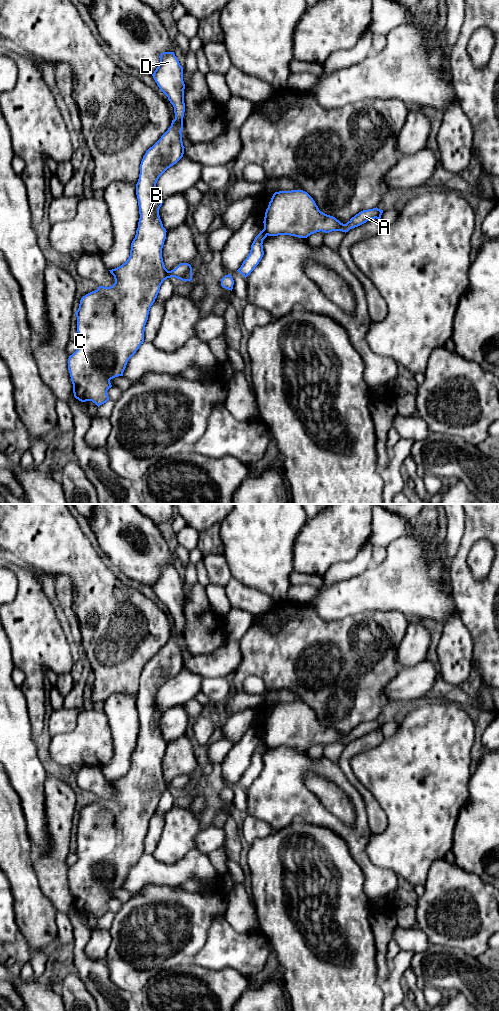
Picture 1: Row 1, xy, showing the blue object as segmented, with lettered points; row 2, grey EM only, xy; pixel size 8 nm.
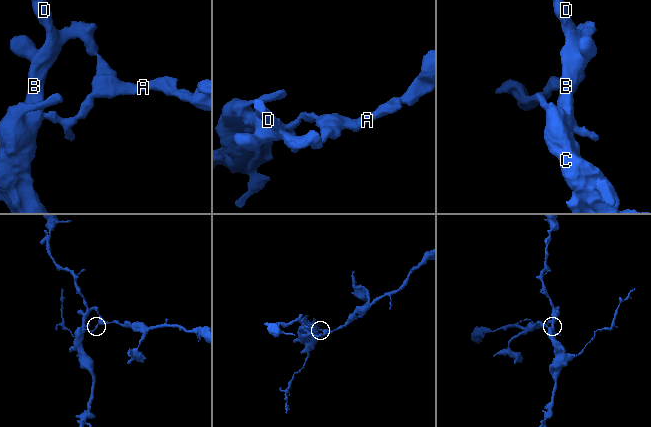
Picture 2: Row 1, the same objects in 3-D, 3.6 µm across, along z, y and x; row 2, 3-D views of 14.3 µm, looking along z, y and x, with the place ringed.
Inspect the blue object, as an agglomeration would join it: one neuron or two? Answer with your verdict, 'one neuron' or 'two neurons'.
two neurons

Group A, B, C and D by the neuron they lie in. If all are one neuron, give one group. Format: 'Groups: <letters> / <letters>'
Groups: A / B C D

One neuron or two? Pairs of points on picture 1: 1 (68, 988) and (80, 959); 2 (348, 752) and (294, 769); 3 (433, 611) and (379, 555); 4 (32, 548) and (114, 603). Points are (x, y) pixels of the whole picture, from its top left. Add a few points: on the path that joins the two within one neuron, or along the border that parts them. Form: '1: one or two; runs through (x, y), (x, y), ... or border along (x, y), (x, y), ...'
1: two; border along (75, 971), (88, 992)
2: two; border along (337, 763), (350, 783)
3: two; border along (387, 548), (385, 558), (381, 562), (371, 564)
4: one; runs through (52, 548), (59, 548), (94, 583)

